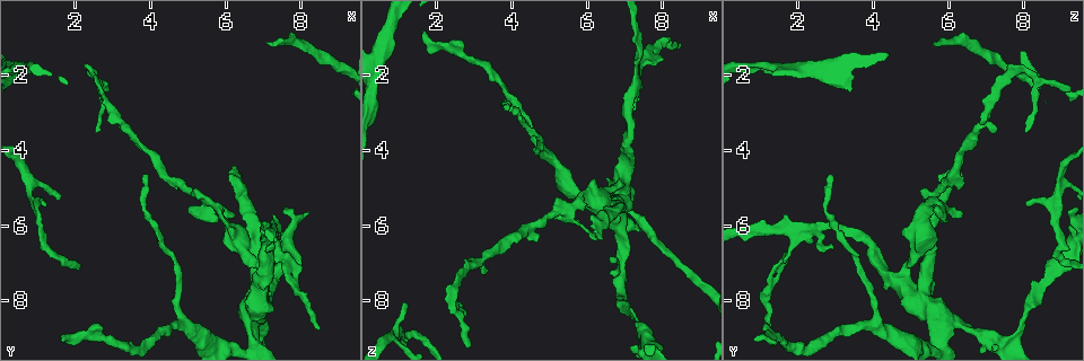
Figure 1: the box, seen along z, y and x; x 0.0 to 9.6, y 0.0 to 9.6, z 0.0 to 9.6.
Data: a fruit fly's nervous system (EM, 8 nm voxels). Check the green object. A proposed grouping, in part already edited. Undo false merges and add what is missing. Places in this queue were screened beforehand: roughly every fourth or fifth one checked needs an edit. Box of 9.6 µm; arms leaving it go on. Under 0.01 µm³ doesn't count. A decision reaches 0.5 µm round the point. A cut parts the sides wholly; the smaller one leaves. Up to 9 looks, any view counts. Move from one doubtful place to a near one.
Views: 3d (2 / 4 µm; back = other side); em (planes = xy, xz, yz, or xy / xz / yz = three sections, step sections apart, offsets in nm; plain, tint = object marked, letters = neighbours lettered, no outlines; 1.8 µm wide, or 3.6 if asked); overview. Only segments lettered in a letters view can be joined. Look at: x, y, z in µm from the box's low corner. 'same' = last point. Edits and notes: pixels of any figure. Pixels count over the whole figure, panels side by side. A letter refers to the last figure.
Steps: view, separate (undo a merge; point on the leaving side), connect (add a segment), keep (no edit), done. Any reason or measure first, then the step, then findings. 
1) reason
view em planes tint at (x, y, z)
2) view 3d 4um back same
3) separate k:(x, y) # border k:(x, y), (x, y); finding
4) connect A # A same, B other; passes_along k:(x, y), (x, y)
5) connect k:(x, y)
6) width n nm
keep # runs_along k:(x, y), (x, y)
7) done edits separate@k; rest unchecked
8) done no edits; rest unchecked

view 3d 2um back at (7.30, 6.10, 2.25)

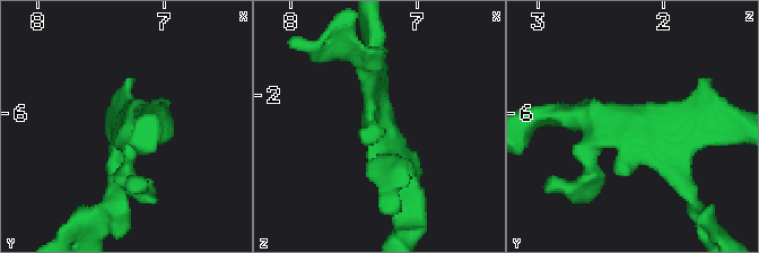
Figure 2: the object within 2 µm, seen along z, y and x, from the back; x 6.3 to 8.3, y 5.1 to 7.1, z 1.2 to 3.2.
view em xz step 4 letters at (7.32, 6.12, 2.30)

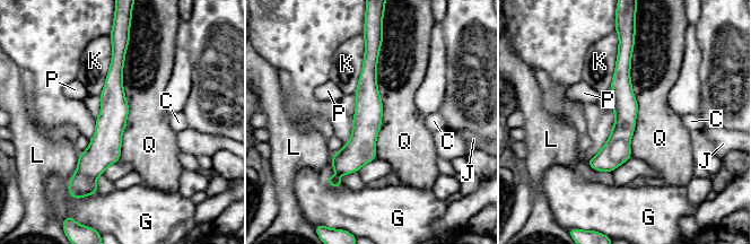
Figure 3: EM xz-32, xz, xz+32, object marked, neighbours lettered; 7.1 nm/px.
width 180 nm
keep # C other, G other, J other, K other, L other, P other, Q other; border 3:(128, 45), (128, 118), (118, 162); continuous, no second cell

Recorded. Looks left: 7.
tapers out
view em planes letters at (7.10, 1.10, 5.65)

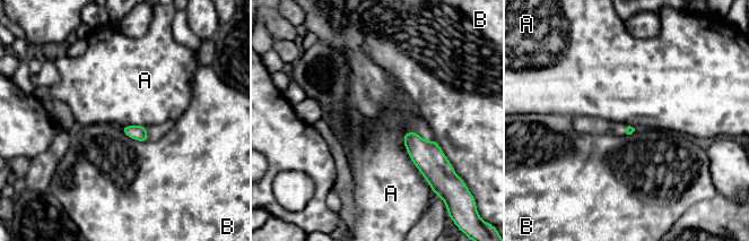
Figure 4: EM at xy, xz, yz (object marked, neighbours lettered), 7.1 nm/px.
keep # A other, B other; border 4:(409, 130), (403, 145), (428, 183); none of them fits

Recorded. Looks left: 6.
a narrow waist
view 3d 4um at (7.30, 7.60, 8.65)

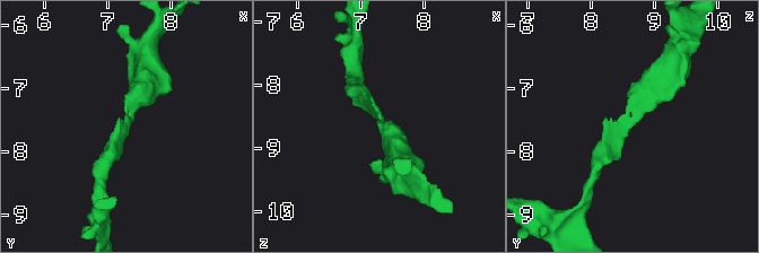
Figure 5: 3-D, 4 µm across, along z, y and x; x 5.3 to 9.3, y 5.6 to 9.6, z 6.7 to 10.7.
now the EM
view em planes plain at (7.30, 7.55, 8.60)

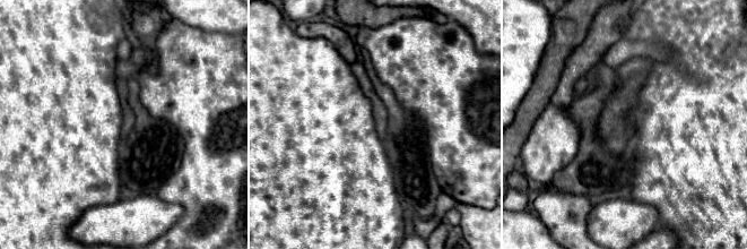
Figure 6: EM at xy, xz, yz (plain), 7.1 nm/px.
view em planes letters same

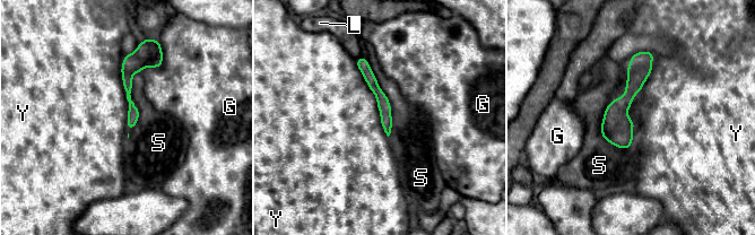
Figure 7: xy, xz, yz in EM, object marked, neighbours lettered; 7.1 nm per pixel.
keep # G other, L other, S other, Y other; border 7:(654, 51), (627, 110), (630, 149); one cell here

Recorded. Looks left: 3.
thin end
view 3d 2um back at (8.50, 8.70, 1.15)

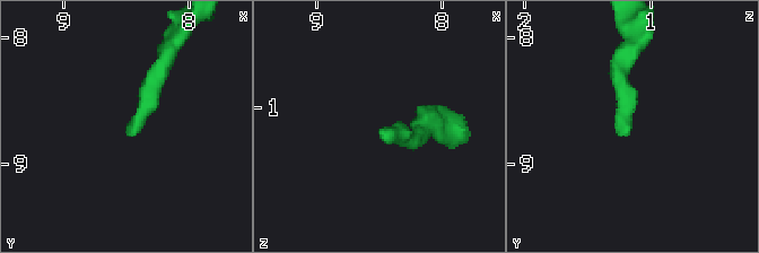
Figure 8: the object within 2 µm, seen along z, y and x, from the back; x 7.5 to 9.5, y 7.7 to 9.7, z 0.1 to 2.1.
view em yz step 8 letters at (8.48, 8.76, 1.18)

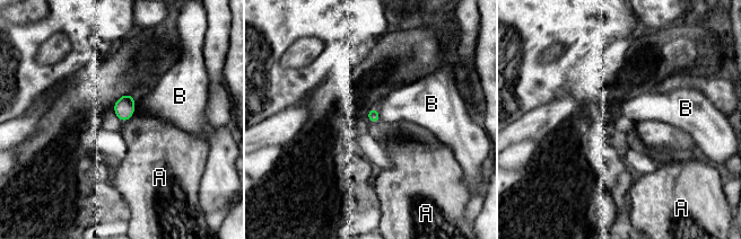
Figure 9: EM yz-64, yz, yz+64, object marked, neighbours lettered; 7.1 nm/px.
view em planes letters same

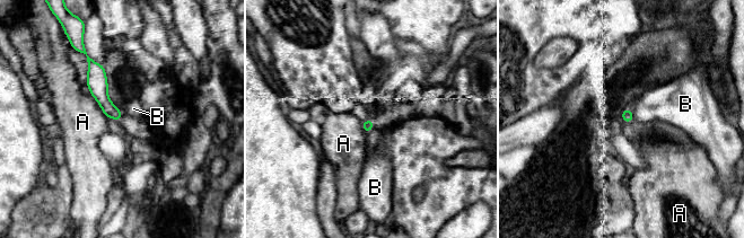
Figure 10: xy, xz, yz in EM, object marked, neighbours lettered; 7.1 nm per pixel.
longest_contact A 190 nm
keep # A other, B other; runs_along 10:(90, 62), (102, 98), (117, 117); none of them fits

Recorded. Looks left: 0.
done no edits; rest unchecked

